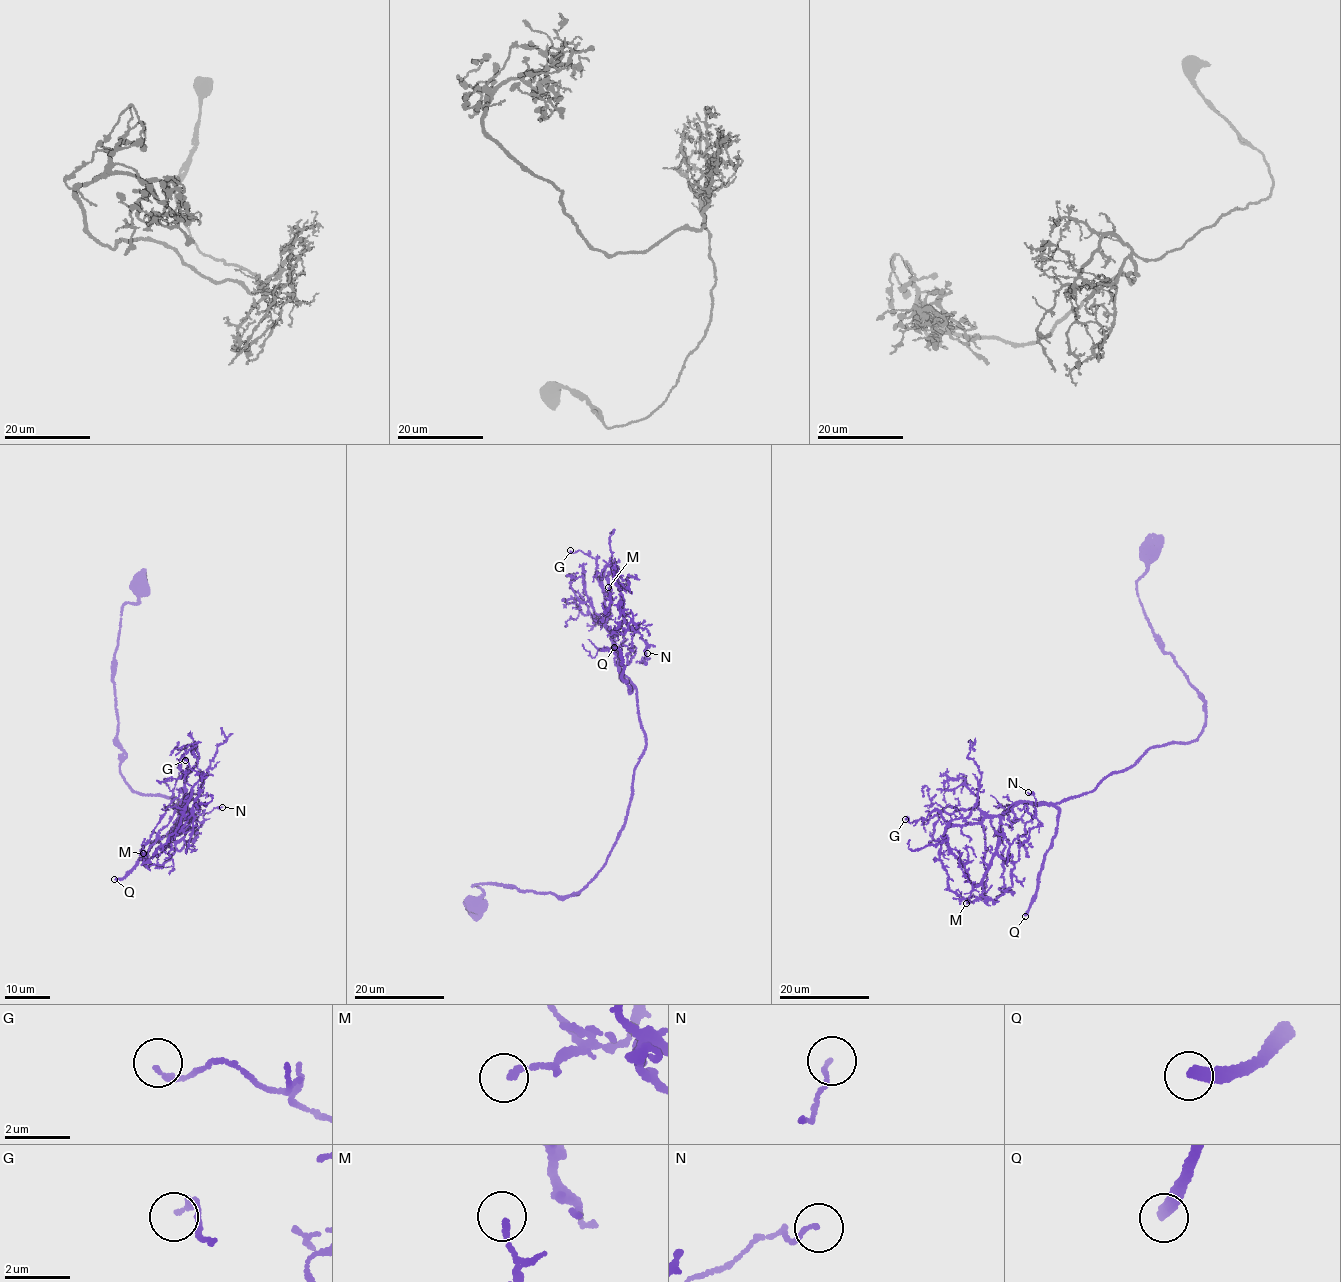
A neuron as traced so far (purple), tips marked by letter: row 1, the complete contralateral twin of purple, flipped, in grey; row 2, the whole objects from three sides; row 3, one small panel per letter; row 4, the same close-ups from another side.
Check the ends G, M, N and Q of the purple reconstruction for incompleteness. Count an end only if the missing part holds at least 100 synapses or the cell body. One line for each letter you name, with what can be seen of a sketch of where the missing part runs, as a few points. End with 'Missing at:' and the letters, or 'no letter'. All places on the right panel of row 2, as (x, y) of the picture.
Q: Course of what is missing: (1025, 916), (984, 941), (883, 932), (830, 947), (801, 931), (801, 904), (817, 899), (790, 912)
Missing at: Q

